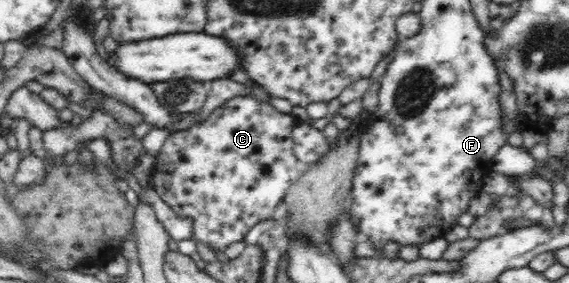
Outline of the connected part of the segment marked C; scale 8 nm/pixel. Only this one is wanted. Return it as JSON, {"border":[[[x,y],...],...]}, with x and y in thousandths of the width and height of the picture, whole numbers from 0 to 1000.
{"border":[[[415,339],[399,353],[394,367],[376,385],[369,406],[362,413],[359,431],[346,431],[325,459],[315,459],[301,470],[288,498],[281,537],[274,551],[274,590],[271,597],[267,633],[264,640],[267,668],[278,682],[279,696],[297,724],[297,731],[311,756],[311,763],[339,781],[339,837],[337,845],[350,859],[360,859],[371,880],[381,887],[395,887],[406,859],[427,855],[431,830],[438,823],[438,809],[452,795],[455,781],[482,774],[485,742],[492,731],[494,710],[504,689],[506,668],[525,633],[527,608],[522,558],[515,541],[513,463],[522,435],[524,403],[501,403],[483,389],[473,360],[459,360],[445,339]]]}

